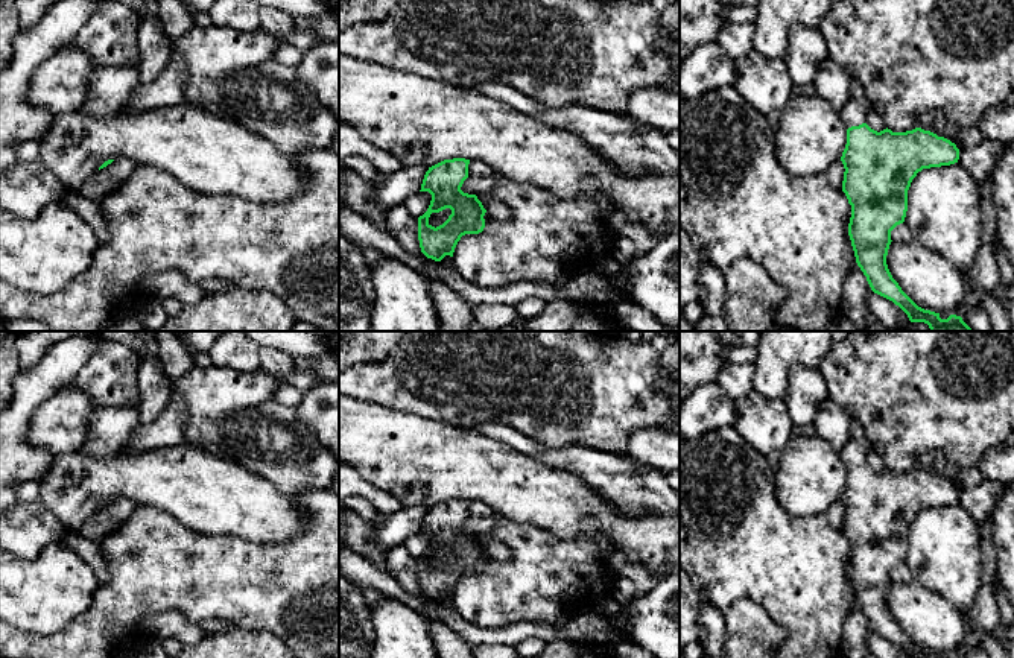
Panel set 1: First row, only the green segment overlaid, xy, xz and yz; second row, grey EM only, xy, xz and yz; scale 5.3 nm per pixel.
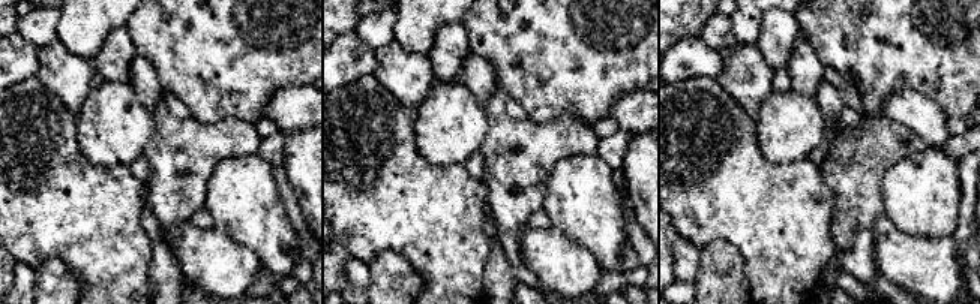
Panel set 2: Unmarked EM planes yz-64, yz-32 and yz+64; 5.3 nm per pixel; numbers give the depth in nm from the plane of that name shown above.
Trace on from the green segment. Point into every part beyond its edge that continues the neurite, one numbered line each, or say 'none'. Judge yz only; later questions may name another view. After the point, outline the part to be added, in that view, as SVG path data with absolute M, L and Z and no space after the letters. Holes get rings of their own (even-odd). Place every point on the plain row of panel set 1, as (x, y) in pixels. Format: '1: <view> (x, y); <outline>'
1: yz (853, 455); M851 439L841 451L841 457L848 468L859 467L867 463L867 450L860 442Z

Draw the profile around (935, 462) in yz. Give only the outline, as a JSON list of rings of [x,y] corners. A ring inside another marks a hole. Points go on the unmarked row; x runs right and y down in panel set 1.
[[[927,451],[920,457],[920,467],[924,471],[930,471],[938,477],[944,477],[956,485],[961,491],[962,488],[958,483],[958,476],[961,470],[941,451]]]

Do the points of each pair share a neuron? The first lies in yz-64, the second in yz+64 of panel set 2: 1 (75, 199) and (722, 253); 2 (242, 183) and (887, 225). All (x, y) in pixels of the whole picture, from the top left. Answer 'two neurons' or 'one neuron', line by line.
1: two neurons
2: two neurons

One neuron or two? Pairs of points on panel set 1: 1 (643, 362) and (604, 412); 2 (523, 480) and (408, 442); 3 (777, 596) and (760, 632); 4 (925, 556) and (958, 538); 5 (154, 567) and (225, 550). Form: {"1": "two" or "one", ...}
{"1": "one", "2": "one", "3": "two", "4": "one", "5": "one"}

